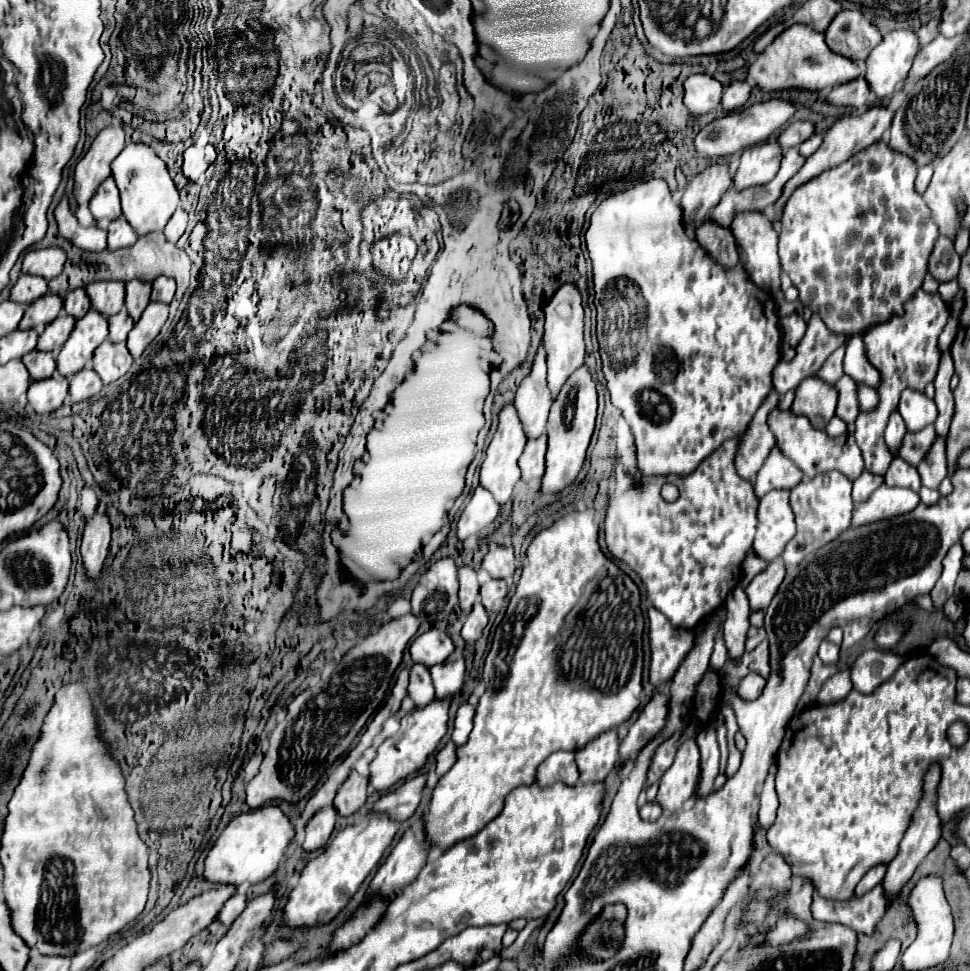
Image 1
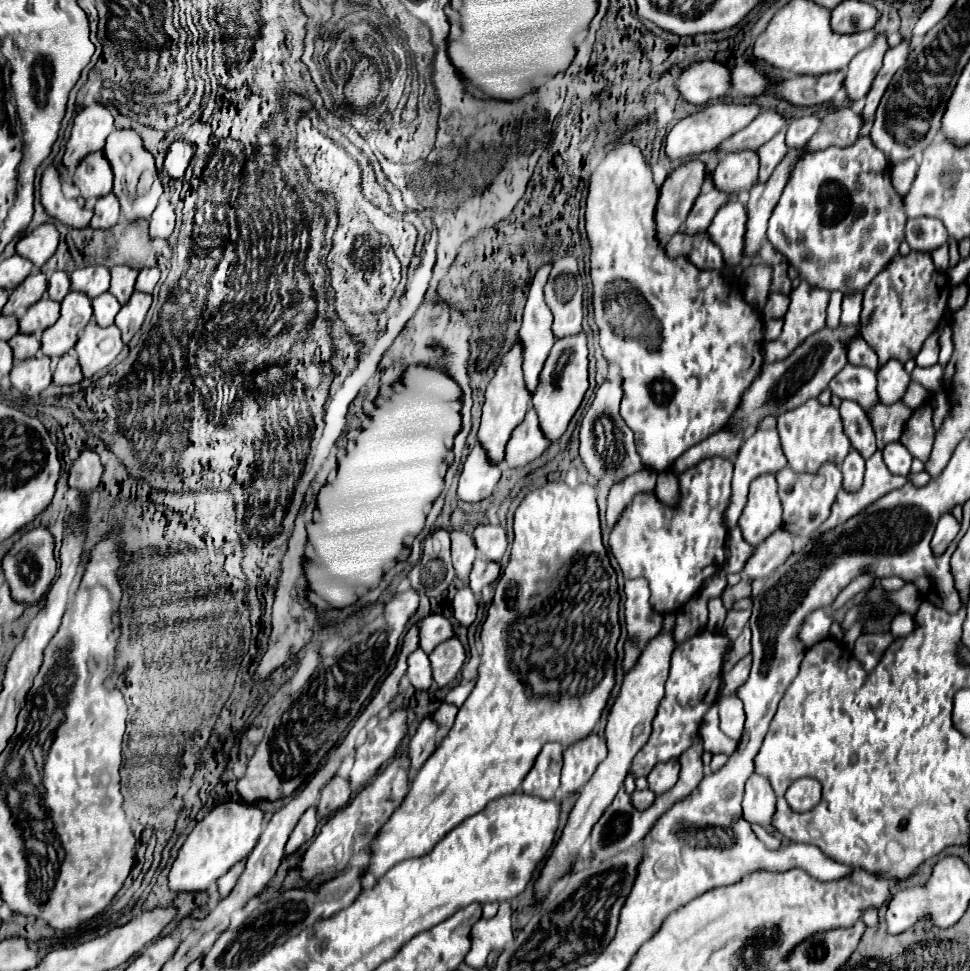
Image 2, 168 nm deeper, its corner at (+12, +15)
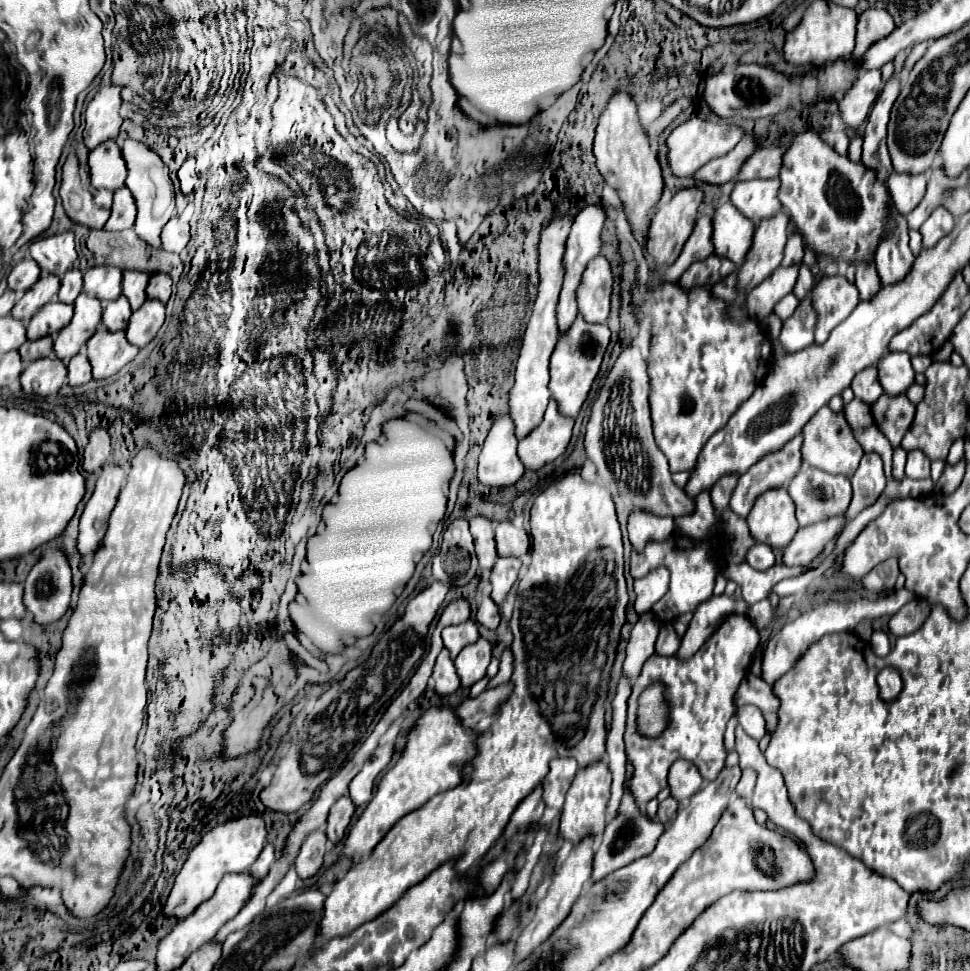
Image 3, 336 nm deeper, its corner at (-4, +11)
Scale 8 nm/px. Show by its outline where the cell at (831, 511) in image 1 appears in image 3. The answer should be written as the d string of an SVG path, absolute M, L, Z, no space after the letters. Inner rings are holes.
M802 458L800 472L796 474L796 478L788 484L788 494L796 504L796 518L800 526L810 526L816 524L820 520L828 520L832 516L840 516L846 512L850 498L852 498L852 486L850 480L844 476L832 476L826 474L818 468L812 468L808 462L804 462Z

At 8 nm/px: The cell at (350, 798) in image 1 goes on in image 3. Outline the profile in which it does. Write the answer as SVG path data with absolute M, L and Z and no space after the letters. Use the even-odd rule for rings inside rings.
M348 796L340 798L334 806L332 806L332 812L330 812L330 820L328 820L328 828L326 828L326 834L328 834L328 840L332 844L338 844L344 834L346 834L346 828L348 824L352 822L352 816L354 816L354 804L350 802Z

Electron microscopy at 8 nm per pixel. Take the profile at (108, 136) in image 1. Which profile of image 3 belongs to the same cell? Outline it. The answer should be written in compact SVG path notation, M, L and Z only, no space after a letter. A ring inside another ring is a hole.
M110 84L96 92L86 108L86 128L84 128L84 144L88 150L96 148L96 144L104 140L114 140L122 126L120 116L122 106L122 86Z

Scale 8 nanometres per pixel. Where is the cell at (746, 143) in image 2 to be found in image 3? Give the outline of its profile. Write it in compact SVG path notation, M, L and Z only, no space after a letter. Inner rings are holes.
M744 136L728 154L714 158L712 162L704 164L700 170L694 172L694 180L704 182L704 184L726 184L736 178L736 172L740 170L740 164L748 158L748 152L754 152L756 144L752 136Z

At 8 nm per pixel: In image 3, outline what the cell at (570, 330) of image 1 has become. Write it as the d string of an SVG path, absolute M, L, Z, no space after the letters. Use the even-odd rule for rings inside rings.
M598 256L584 270L584 280L578 288L578 310L590 324L604 324L610 314L612 298L612 270L604 256Z

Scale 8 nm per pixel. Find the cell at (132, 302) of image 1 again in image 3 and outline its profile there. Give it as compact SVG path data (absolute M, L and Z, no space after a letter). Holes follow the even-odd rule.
M126 270L124 280L122 280L122 294L128 298L132 310L138 310L144 300L146 300L146 286L148 286L150 274L146 272L136 272L136 270Z

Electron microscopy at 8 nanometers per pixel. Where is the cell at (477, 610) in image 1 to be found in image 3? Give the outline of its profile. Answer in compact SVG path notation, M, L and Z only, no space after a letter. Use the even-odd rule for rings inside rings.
M488 592L482 596L482 602L480 602L478 610L476 610L476 620L478 620L478 624L482 624L482 626L486 626L490 630L496 630L498 624L500 624L498 606L494 604L494 600L490 598Z

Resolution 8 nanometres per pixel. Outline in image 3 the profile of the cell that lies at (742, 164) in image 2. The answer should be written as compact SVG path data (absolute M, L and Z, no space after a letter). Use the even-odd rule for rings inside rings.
M748 180L748 182L736 182L732 190L732 204L758 226L760 220L772 218L776 212L782 210L780 200L776 198L778 180Z

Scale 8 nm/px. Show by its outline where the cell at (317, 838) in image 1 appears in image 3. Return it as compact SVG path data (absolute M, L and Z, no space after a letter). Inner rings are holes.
M320 830L310 832L310 834L306 836L306 840L304 840L302 846L300 846L300 854L298 854L296 860L294 860L296 874L298 874L302 880L308 880L308 878L312 878L312 876L318 874L318 870L322 868L326 844L328 844L328 838L326 838L326 834L320 832Z

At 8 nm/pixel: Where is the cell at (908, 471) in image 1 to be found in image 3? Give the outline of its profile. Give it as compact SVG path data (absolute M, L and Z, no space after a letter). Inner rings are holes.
M912 450L908 452L908 462L906 462L906 476L914 480L930 478L930 458L922 450Z

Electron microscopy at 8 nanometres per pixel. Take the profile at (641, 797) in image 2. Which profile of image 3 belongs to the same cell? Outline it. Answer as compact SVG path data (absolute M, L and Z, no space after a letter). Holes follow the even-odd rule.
M668 798L668 800L660 802L660 806L658 806L658 820L660 820L664 826L668 826L668 824L676 818L678 806L680 806L680 804L678 804L674 798Z

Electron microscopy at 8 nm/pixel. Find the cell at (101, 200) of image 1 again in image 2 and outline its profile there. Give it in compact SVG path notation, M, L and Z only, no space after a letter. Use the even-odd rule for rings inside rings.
M102 152L88 154L74 172L74 184L80 188L80 196L102 198L112 192L112 168Z

